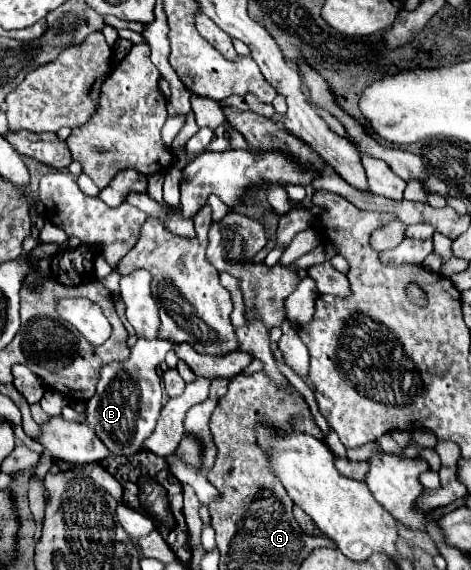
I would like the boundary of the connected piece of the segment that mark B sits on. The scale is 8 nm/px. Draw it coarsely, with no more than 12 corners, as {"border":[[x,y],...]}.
{"border":[[139,339],[101,369],[87,425],[133,455],[161,411],[157,369],[175,343]]}

